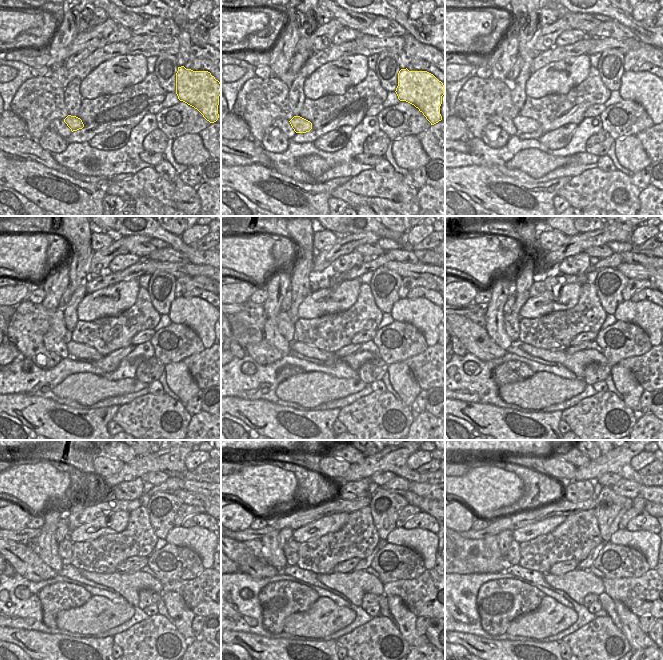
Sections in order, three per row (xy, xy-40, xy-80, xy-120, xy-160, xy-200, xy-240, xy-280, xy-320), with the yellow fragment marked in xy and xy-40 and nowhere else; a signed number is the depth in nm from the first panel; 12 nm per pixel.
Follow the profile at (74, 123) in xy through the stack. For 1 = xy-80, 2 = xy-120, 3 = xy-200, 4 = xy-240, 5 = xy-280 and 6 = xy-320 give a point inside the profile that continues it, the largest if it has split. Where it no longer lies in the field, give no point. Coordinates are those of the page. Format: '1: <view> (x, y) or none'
1: xy-80 (523, 124)
2: xy-120 (80, 351)
3: xy-200 (576, 363)
4: xy-240 (128, 586)
5: xy-280 (354, 585)
6: xy-320 (577, 584)

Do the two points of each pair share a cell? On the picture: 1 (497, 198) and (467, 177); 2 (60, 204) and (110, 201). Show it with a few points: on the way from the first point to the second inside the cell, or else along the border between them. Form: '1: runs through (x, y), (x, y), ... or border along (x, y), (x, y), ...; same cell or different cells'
1: runs through (490, 191), (484, 185), (474, 180); same cell
2: border along (105, 194), (101, 205); different cells

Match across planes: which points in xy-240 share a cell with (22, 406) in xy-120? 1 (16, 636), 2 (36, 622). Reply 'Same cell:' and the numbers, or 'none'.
Same cell: 1

